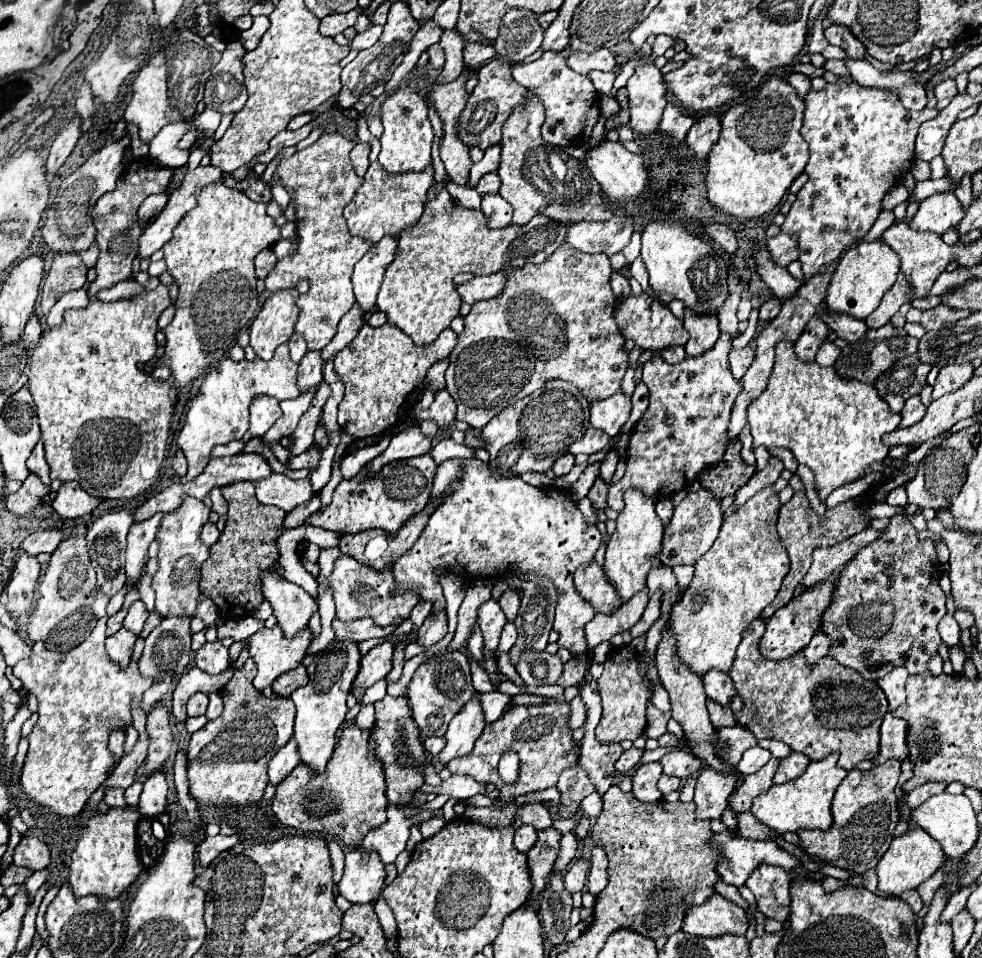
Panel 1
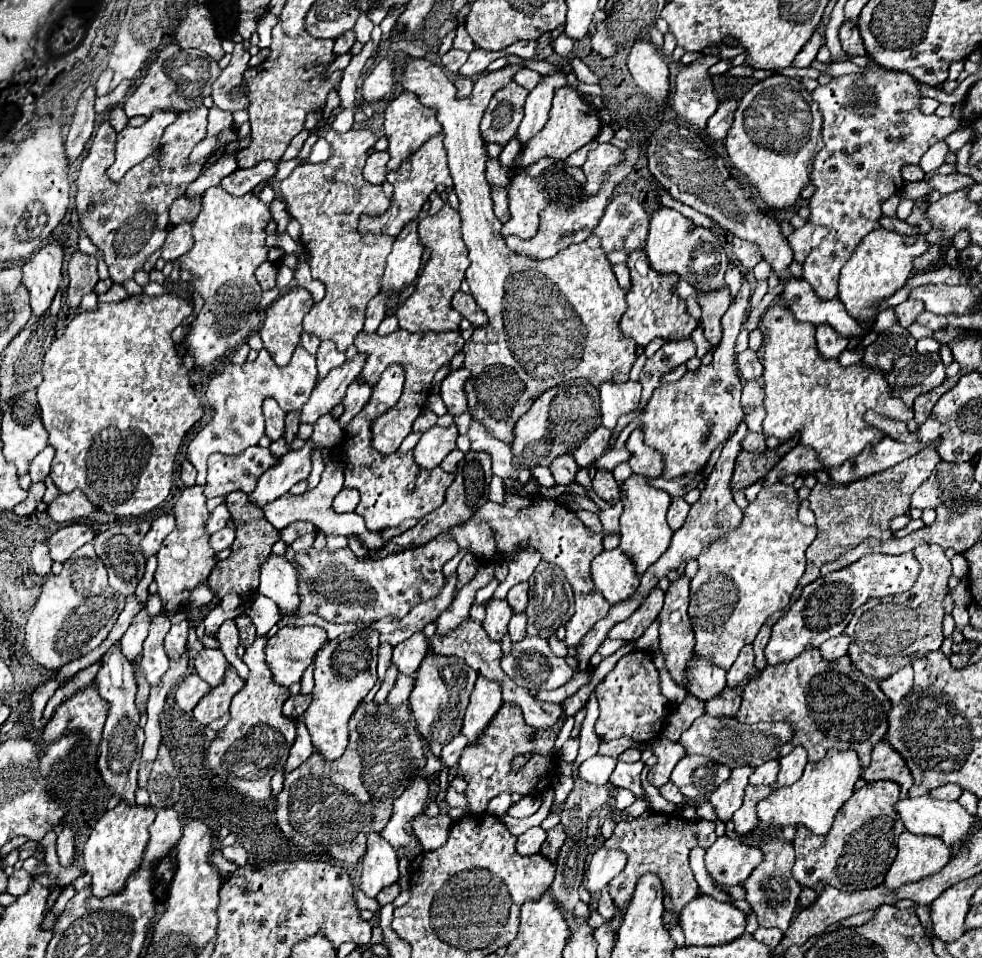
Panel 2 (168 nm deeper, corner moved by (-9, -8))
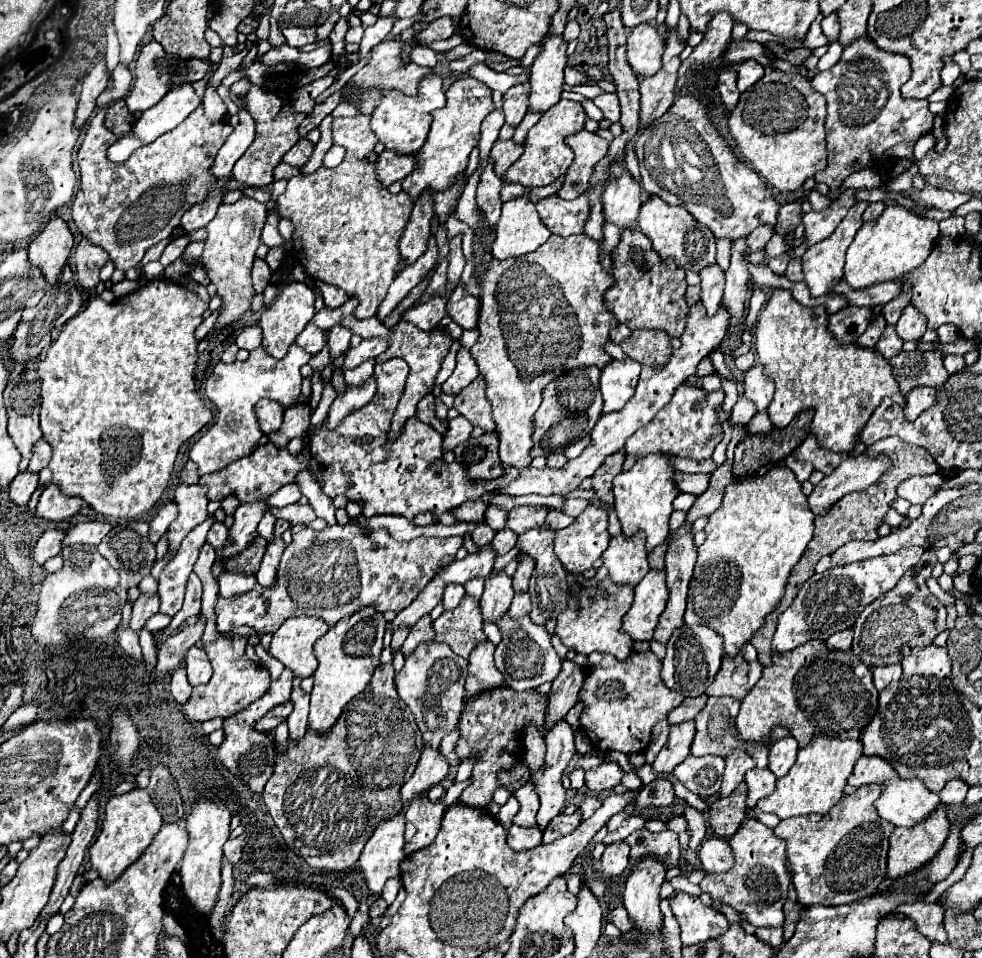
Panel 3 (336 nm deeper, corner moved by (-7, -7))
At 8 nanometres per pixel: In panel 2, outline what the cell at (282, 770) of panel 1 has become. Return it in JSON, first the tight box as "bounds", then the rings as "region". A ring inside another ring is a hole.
{"bounds":[285,720,313,774],"region":[[[299,720],[299,726],[297,726],[297,740],[289,752],[289,758],[287,758],[287,764],[285,764],[285,774],[287,772],[293,772],[295,768],[299,768],[311,754],[313,754],[313,744],[311,744],[311,738],[309,738],[309,732],[303,724],[303,720]]]}

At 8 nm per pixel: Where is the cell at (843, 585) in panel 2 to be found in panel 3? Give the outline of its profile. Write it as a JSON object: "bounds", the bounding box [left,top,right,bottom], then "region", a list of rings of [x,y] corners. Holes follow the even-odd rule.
{"bounds":[773,547,925,653],"region":[[[909,547],[909,549],[901,549],[893,555],[871,557],[871,559],[859,561],[859,563],[851,563],[847,567],[835,567],[821,575],[815,573],[809,581],[805,581],[805,585],[793,599],[791,607],[781,613],[777,631],[773,635],[773,651],[785,653],[785,651],[799,647],[801,643],[805,643],[809,639],[825,641],[829,635],[833,635],[841,629],[853,627],[859,613],[869,603],[873,603],[879,595],[893,589],[899,583],[899,579],[903,577],[903,573],[917,563],[917,559],[923,555],[923,551],[925,549],[921,549],[921,547]]]}

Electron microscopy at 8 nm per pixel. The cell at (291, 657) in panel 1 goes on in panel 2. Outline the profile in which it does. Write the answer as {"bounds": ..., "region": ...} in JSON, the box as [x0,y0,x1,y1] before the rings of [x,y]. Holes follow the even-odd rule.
{"bounds":[265,626,327,686],"region":[[[283,626],[265,646],[265,662],[279,686],[301,680],[317,650],[327,642],[327,632],[319,626]]]}

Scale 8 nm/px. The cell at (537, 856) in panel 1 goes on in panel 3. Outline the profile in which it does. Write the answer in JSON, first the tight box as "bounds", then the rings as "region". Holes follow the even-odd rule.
{"bounds":[543,813,583,843],"region":[[[573,813],[573,815],[557,815],[549,827],[543,831],[543,843],[553,843],[555,839],[569,835],[571,831],[575,831],[579,827],[579,823],[583,821],[581,813]]]}

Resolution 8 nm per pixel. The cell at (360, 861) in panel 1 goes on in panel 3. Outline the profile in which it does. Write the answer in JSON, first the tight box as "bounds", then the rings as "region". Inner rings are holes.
{"bounds":[359,813,405,893],"region":[[[399,813],[379,823],[375,833],[367,841],[359,857],[359,865],[373,893],[381,893],[385,881],[401,873],[399,865],[405,859],[403,835],[405,835],[405,815]]]}

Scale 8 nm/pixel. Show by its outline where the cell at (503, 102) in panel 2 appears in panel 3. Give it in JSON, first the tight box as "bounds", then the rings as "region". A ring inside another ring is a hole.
{"bounds":[503,83,529,127],"region":[[[519,83],[505,93],[505,101],[503,101],[505,123],[517,127],[523,115],[527,113],[527,109],[529,109],[529,83]]]}

